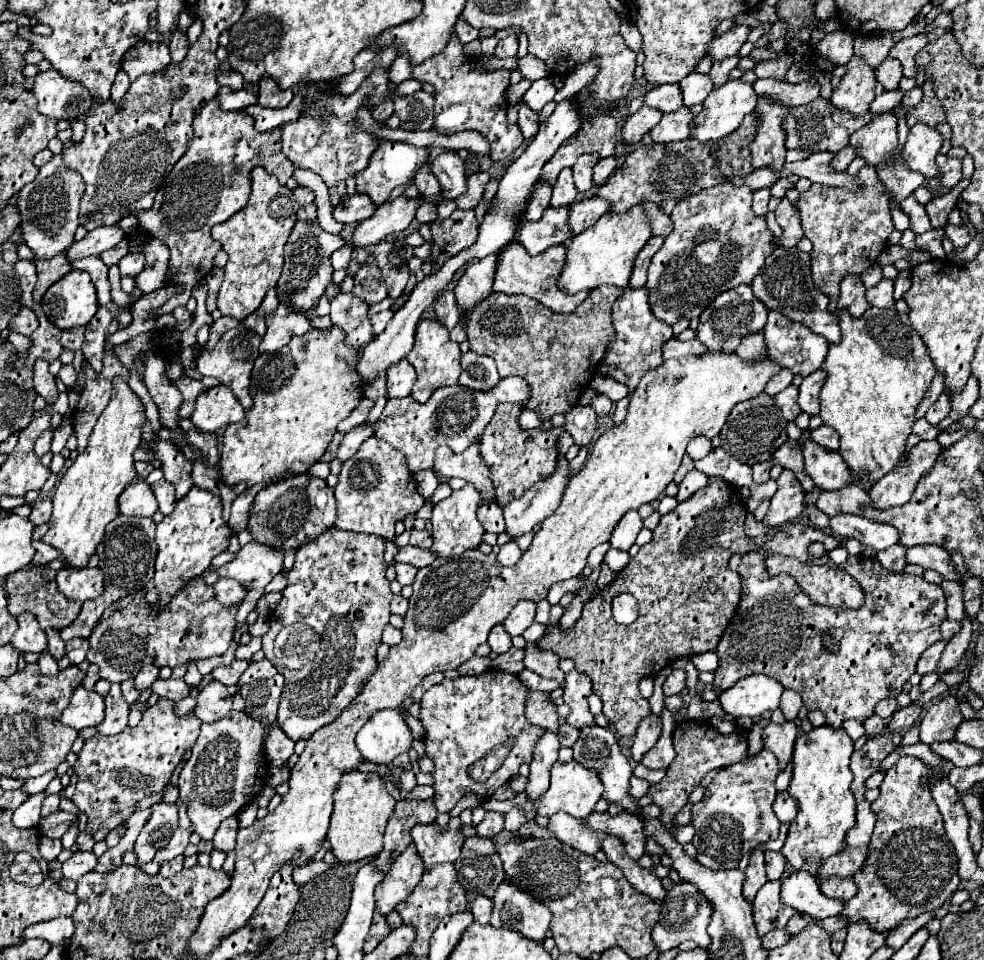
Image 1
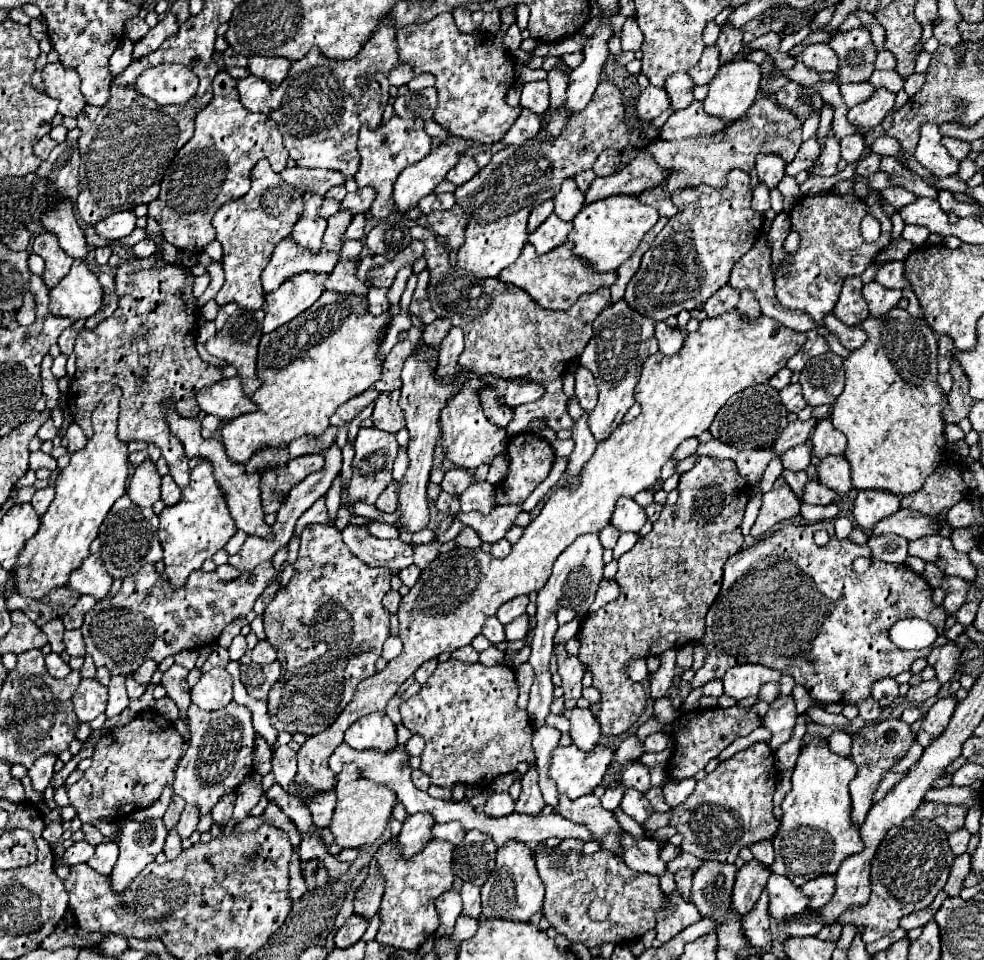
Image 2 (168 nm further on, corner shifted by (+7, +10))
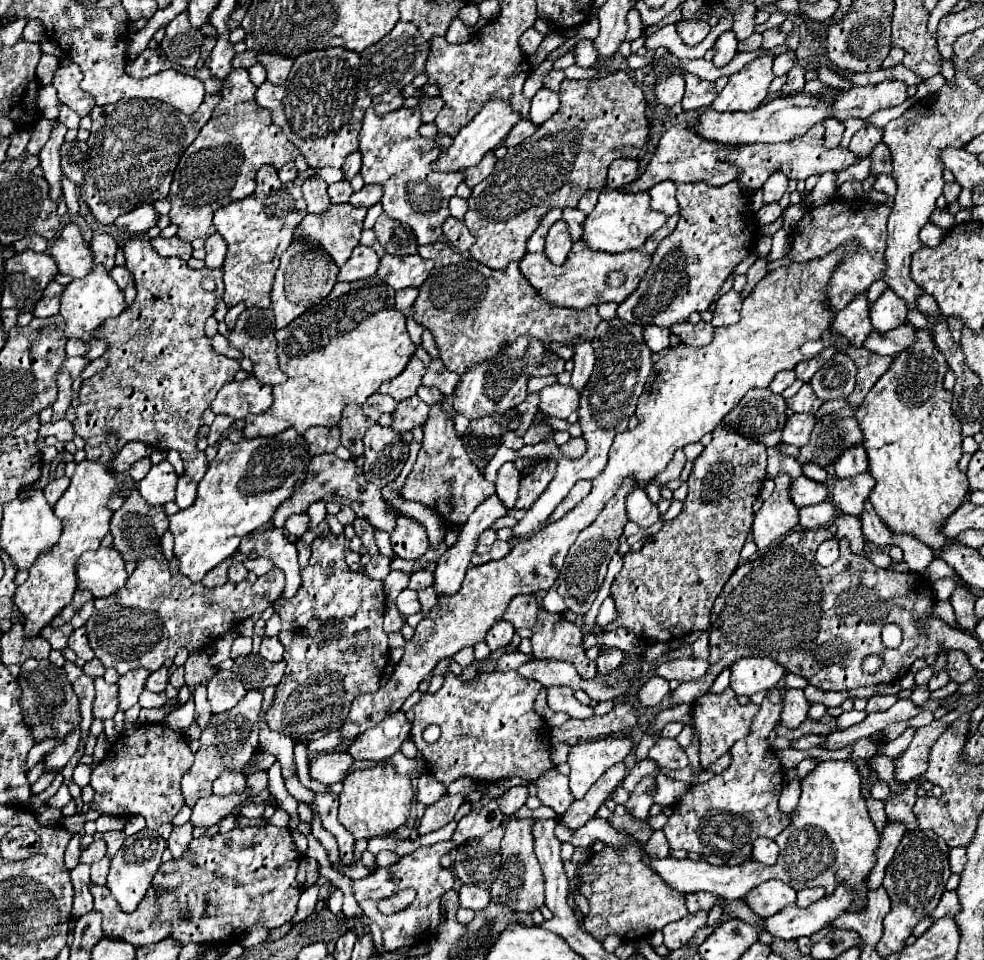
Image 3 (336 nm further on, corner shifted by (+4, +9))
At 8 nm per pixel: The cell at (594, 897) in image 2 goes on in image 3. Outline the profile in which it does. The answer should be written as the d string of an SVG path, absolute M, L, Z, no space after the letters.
M604 849L602 853L594 853L578 867L578 881L580 893L590 901L590 915L584 917L582 925L598 941L604 941L610 933L632 941L688 915L686 893L670 889L654 869L642 865L642 853L638 853L638 849L624 849L622 853Z

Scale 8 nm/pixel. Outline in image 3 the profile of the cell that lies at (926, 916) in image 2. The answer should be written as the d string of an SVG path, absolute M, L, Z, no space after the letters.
M944 891L944 895L942 895L942 899L940 899L940 903L938 903L938 907L932 911L932 919L936 921L936 919L942 919L942 917L948 917L948 915L956 915L960 911L960 901L958 901L958 895L956 895L956 891Z

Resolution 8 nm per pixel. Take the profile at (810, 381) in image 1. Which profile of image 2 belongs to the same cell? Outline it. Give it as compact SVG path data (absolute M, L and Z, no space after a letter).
M833 352L811 358L801 370L799 384L803 388L803 398L809 406L833 404L833 400L841 394L845 386L843 358Z

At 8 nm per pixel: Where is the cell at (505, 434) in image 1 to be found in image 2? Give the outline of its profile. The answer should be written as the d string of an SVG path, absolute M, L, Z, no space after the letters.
M535 432L515 434L513 438L509 438L505 452L507 452L507 460L509 460L507 480L503 480L503 484L499 484L499 488L495 488L495 500L497 500L497 504L521 504L547 478L547 474L553 466L555 454L553 454L551 444Z

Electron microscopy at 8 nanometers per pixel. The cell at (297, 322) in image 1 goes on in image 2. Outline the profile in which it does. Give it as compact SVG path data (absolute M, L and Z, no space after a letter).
M303 272L283 282L275 292L269 292L265 296L263 334L273 332L275 328L305 312L323 294L325 280L327 274Z

